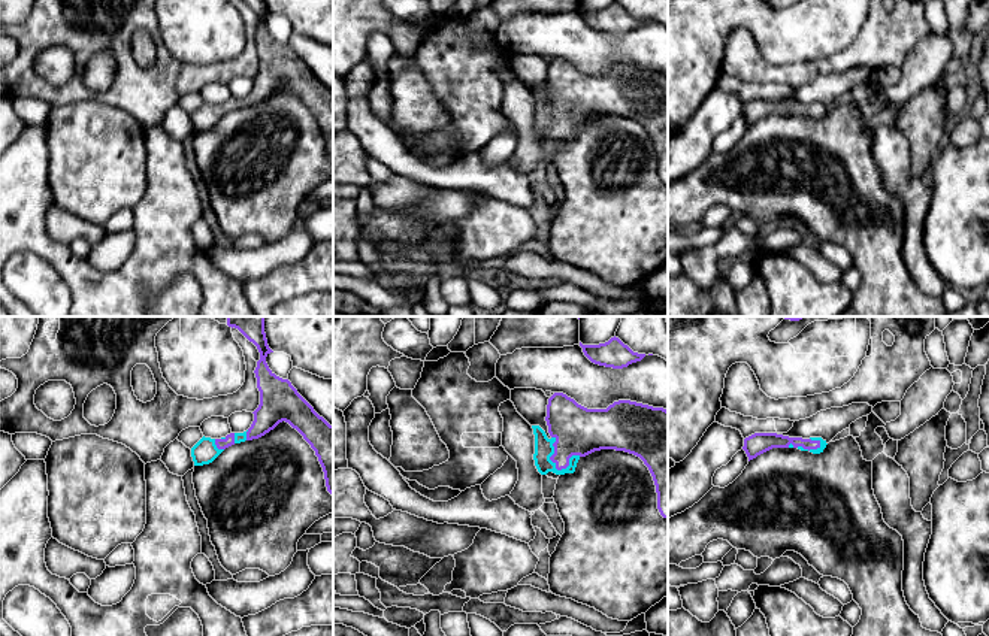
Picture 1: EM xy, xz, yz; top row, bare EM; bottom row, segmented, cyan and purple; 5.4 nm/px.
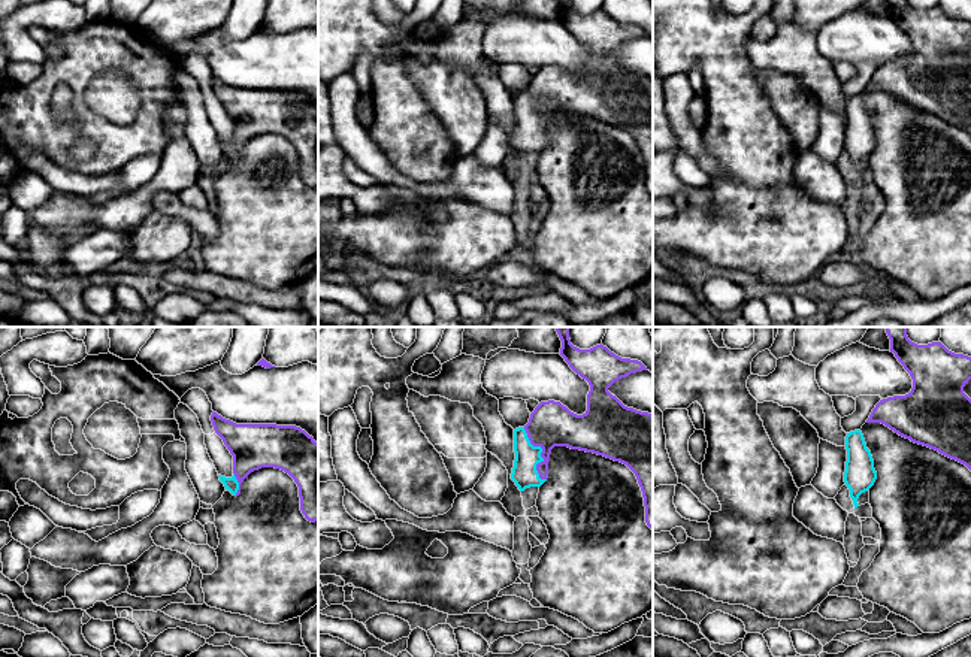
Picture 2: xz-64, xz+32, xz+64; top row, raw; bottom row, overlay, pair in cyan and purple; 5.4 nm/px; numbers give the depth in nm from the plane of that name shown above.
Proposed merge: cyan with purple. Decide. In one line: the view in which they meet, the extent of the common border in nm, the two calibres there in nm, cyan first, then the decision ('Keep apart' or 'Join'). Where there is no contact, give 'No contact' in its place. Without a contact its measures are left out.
Touches cyan in xz. Shared border 200 nm. Thickness 100 nm (cyan) against 260 nm. Join

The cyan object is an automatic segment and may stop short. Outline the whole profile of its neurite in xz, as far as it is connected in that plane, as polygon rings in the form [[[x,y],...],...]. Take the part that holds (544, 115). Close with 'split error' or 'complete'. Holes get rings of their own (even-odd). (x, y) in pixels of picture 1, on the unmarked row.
[[[563,58],[548,64],[545,82],[550,105],[539,91],[532,91],[535,100],[535,131],[541,140],[574,139],[577,128],[601,115],[624,116],[639,122],[648,133],[657,158],[657,175],[668,184],[668,76],[648,70],[618,66],[607,75],[587,75]]]; split error

